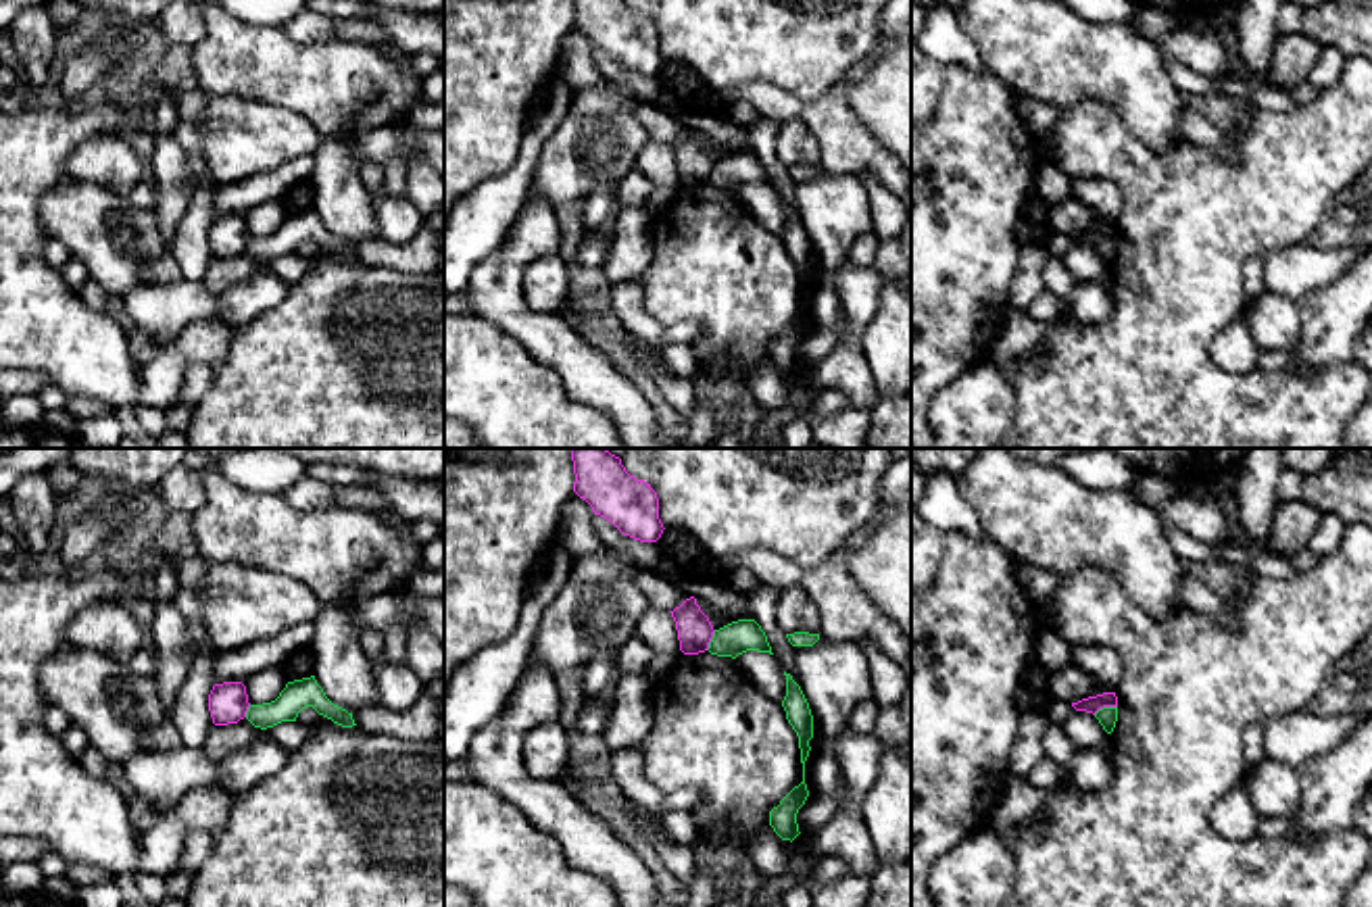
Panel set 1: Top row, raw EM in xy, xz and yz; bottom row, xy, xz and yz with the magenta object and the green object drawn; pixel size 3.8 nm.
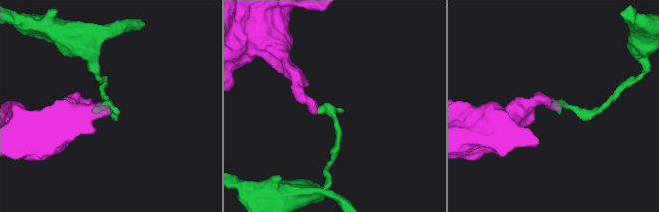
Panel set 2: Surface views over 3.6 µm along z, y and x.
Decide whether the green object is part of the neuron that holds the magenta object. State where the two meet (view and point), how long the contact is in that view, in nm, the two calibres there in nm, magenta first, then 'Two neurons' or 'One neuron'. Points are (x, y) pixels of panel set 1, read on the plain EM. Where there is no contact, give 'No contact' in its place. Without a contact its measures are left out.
Touches magenta at yz (1104, 238). Shared border 100 nm. Thickness 60 nm (magenta) against 80 nm. Two neurons

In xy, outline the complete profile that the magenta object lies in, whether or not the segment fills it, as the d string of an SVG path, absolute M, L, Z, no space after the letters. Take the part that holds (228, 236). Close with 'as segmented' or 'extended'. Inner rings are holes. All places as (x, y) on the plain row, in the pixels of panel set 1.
M242 215L215 217L209 227L209 244L215 259L238 256L246 250L250 236Z | as segmented

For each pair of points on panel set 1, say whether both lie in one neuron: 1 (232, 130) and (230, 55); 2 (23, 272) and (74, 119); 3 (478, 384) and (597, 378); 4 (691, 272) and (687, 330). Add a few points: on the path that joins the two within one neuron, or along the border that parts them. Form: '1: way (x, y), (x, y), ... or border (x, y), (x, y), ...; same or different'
1: border (211, 94), (234, 94), (280, 107); different
2: way (21, 234), (21, 172), (36, 157); same
3: border (524, 347), (557, 374), (572, 399), (599, 409); different
4: border (666, 328), (678, 322), (697, 322), (705, 332); different

